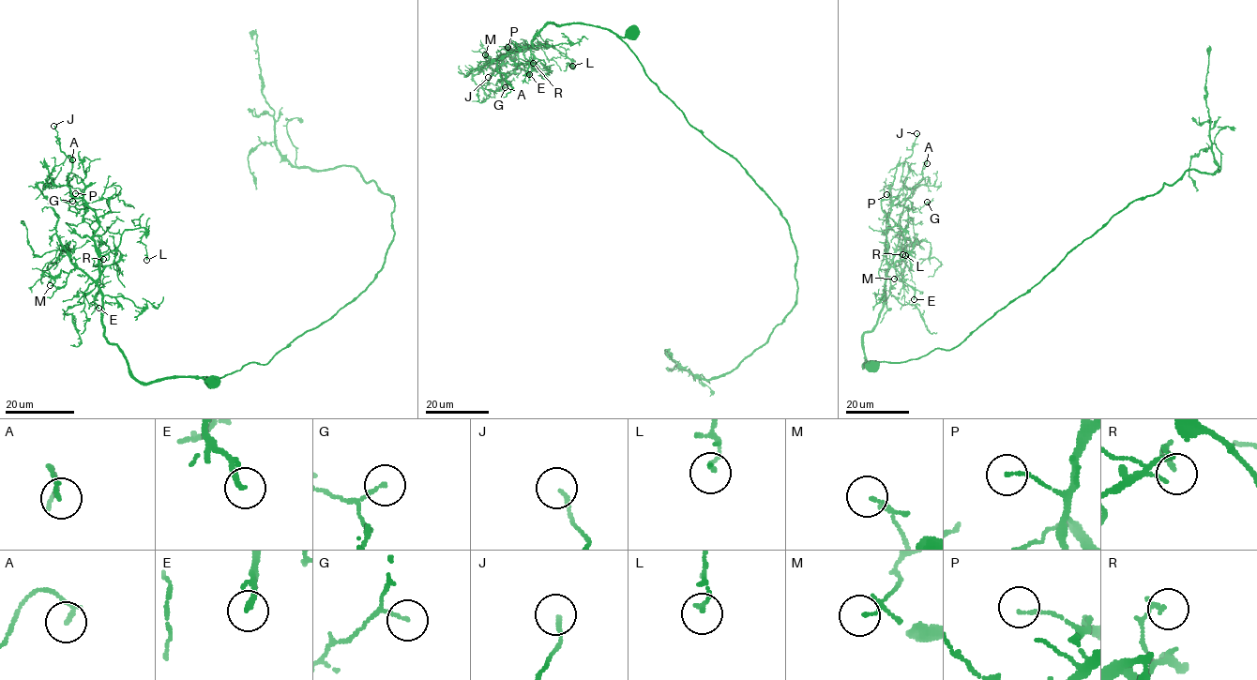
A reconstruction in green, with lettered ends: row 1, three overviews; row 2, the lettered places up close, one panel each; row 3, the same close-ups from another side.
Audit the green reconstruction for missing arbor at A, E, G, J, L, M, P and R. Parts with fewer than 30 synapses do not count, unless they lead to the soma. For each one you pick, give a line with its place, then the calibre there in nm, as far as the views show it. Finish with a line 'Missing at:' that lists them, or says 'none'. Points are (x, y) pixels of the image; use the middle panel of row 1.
Missing at: none

